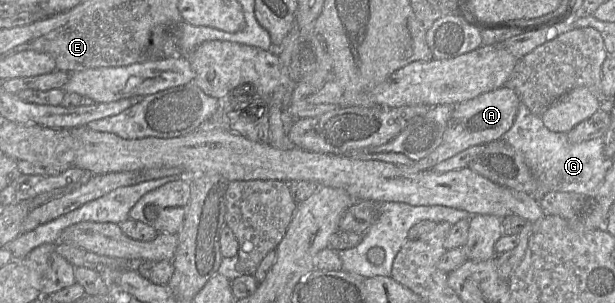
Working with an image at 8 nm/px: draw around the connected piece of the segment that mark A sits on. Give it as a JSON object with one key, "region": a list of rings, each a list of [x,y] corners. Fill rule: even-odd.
{"region":[[[504,85],[458,104],[448,121],[442,141],[438,147],[429,155],[408,167],[418,171],[429,170],[471,146],[478,144],[488,145],[502,139],[504,134],[513,125],[520,103],[519,96]]]}

